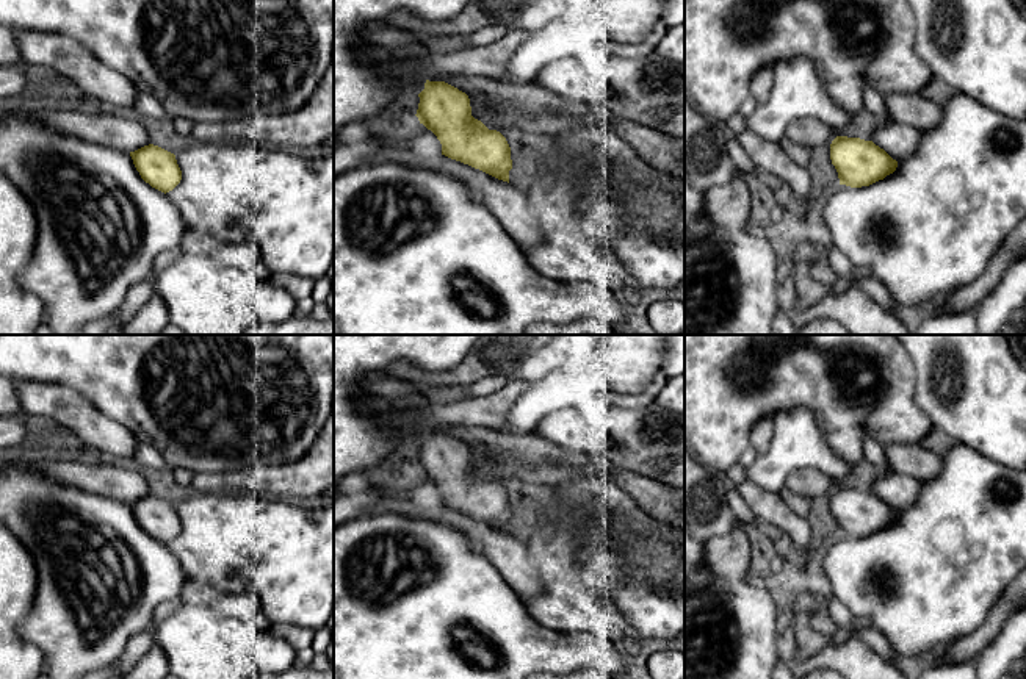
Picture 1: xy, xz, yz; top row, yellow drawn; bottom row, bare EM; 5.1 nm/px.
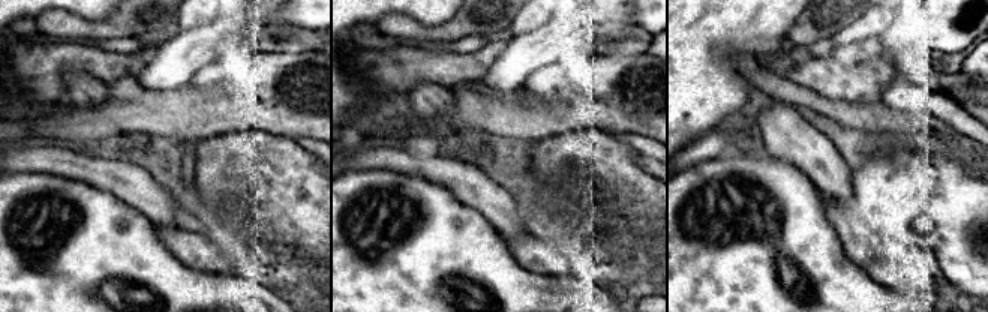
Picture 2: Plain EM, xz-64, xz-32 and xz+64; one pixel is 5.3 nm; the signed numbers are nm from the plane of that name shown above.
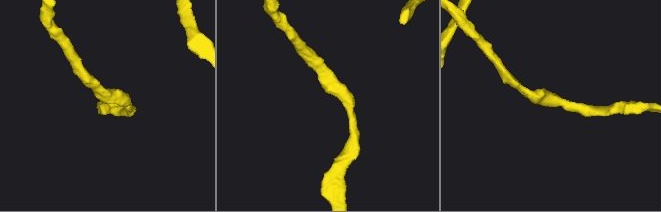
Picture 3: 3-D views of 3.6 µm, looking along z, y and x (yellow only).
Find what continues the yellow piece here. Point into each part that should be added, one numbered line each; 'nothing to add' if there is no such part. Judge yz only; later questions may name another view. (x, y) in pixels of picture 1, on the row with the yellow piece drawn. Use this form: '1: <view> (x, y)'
1: yz (899, 141)

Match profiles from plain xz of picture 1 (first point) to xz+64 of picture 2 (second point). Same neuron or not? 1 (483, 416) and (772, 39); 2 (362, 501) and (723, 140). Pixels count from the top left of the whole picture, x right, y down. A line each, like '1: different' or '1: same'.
1: different
2: same

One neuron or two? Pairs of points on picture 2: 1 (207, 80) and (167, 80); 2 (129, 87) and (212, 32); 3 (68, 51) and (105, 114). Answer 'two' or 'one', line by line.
1: two
2: two
3: two

